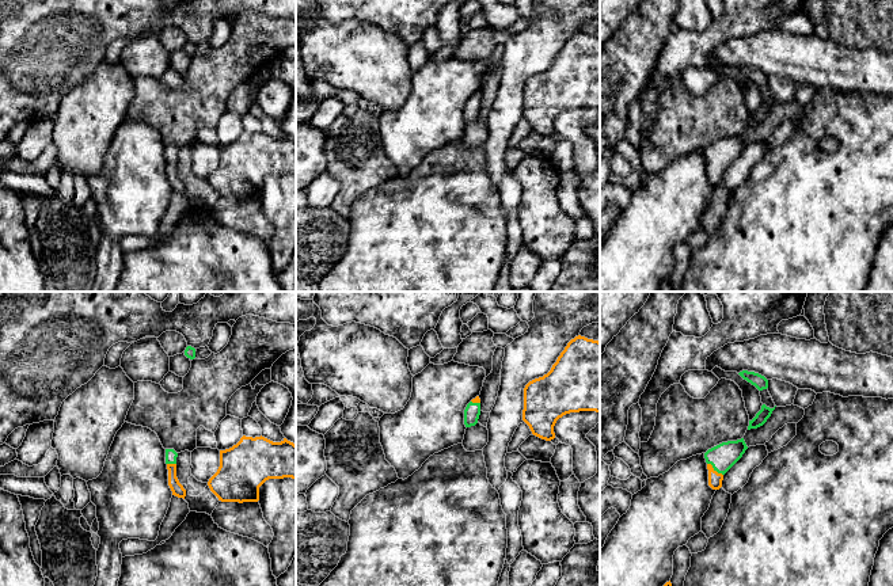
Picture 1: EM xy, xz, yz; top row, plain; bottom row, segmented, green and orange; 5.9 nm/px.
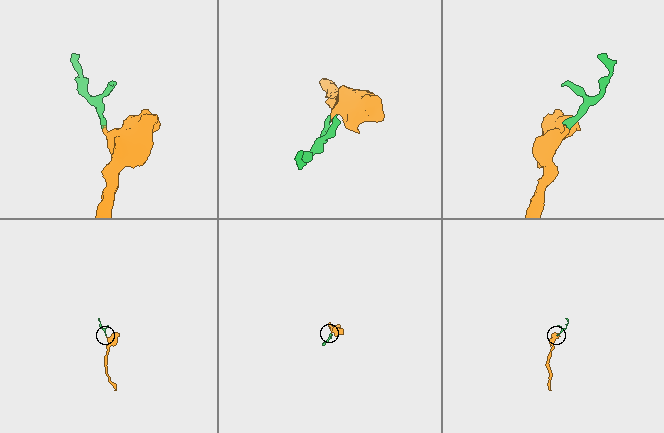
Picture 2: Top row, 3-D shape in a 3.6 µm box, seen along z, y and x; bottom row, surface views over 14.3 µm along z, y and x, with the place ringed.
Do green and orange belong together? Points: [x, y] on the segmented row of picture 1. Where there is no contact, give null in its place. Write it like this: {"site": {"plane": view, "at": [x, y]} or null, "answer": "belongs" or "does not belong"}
{"site": {"plane": "yz", "at": [715, 470]}, "answer": "belongs"}

